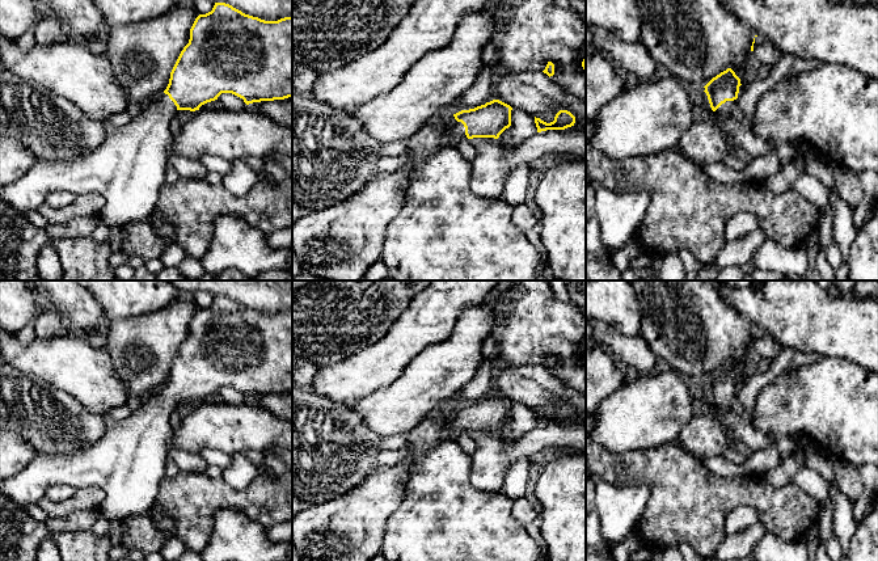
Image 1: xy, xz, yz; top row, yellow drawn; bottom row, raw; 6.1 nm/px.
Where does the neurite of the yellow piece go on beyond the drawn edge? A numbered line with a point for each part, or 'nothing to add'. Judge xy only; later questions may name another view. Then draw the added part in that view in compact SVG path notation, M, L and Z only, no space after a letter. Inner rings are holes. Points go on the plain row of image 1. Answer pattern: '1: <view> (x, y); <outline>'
1: xy (127, 462); M161 387L152 392L145 402L131 413L131 416L121 422L109 423L104 435L93 444L88 444L71 455L37 455L30 463L16 476L0 481L0 493L20 506L37 503L45 497L50 485L69 485L75 489L98 486L105 493L104 501L96 507L98 516L109 522L123 522L128 516L148 513L161 492L165 478L165 464L169 455L169 444L173 434L169 418L177 406L177 400L168 388Z

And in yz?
1: yz (725, 404); M736 393L726 395L716 405L714 409L718 414L725 413L731 409L733 404L736 401Z

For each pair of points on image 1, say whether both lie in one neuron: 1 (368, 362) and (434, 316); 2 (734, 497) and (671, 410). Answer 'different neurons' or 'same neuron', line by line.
1: same neuron
2: different neurons

